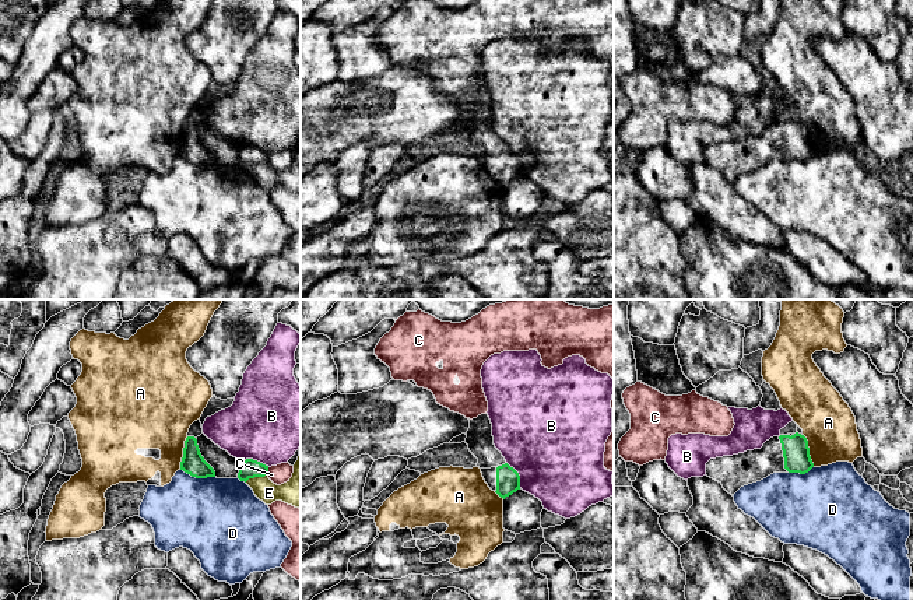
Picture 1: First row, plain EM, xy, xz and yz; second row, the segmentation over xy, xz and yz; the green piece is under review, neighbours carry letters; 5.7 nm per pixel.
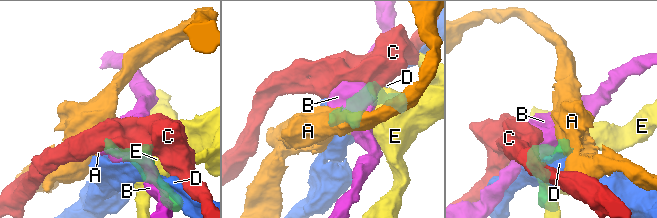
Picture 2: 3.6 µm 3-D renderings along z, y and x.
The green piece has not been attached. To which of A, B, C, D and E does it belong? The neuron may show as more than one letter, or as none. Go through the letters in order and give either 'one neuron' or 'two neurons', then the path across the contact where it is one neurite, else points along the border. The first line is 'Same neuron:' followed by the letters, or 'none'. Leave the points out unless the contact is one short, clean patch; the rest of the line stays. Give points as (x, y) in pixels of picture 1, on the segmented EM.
Same neuron: none
A: two neurons | along xy (188, 437), (179, 469)
B: two neurons
C: two neurons
D: two neurons
E: two neurons

